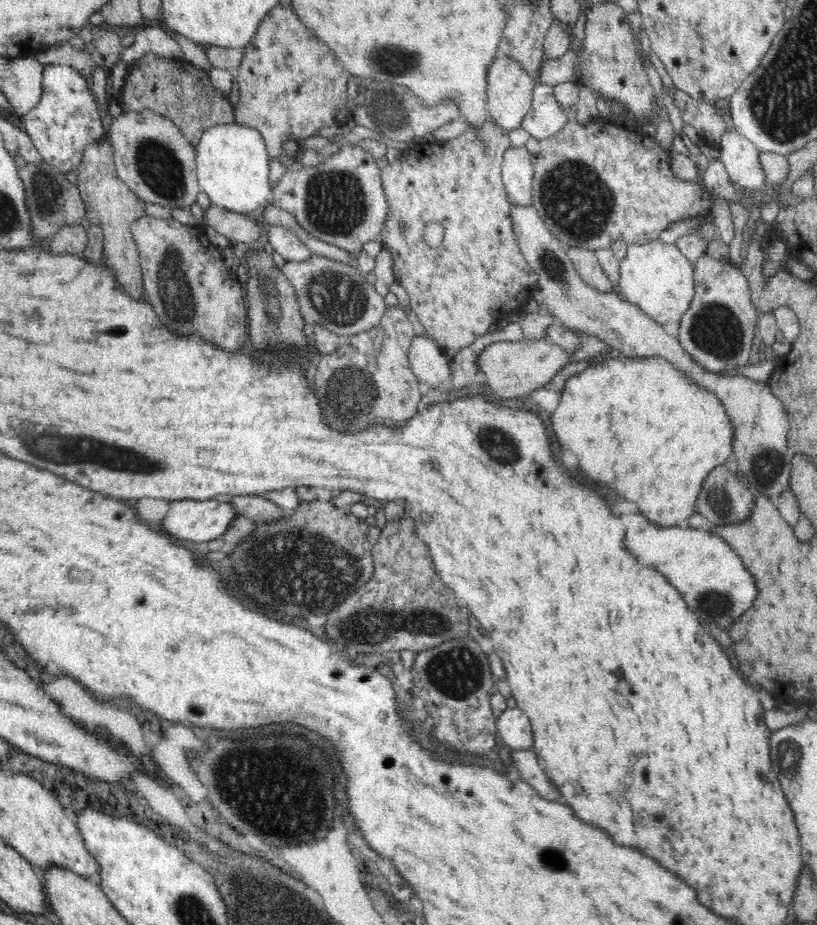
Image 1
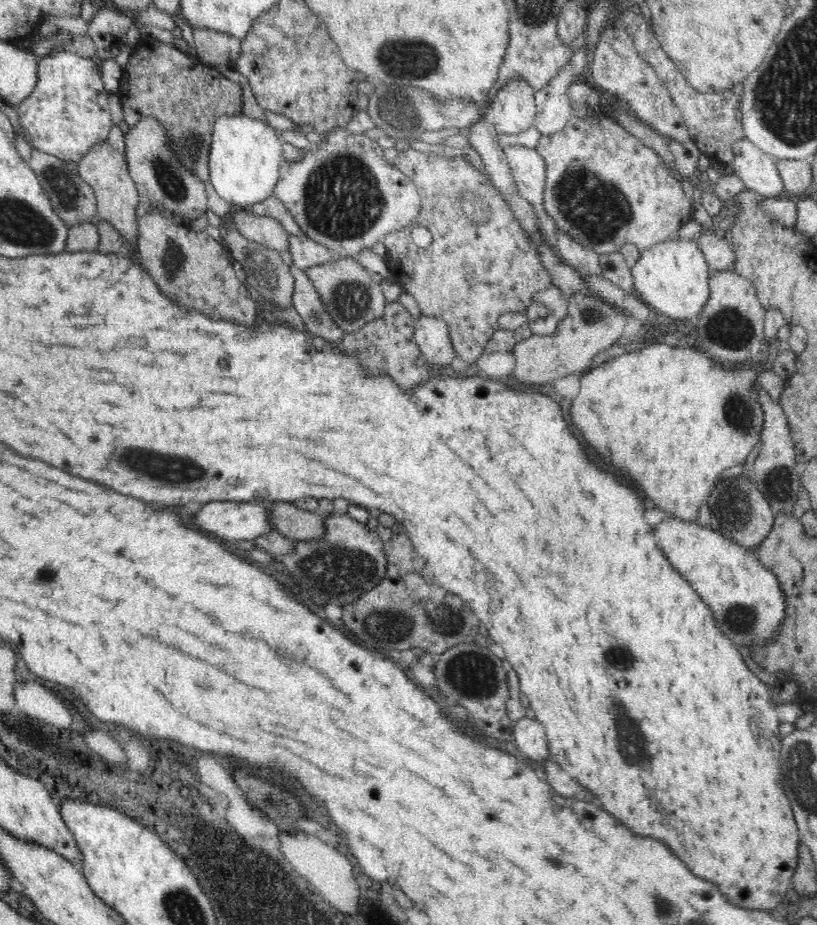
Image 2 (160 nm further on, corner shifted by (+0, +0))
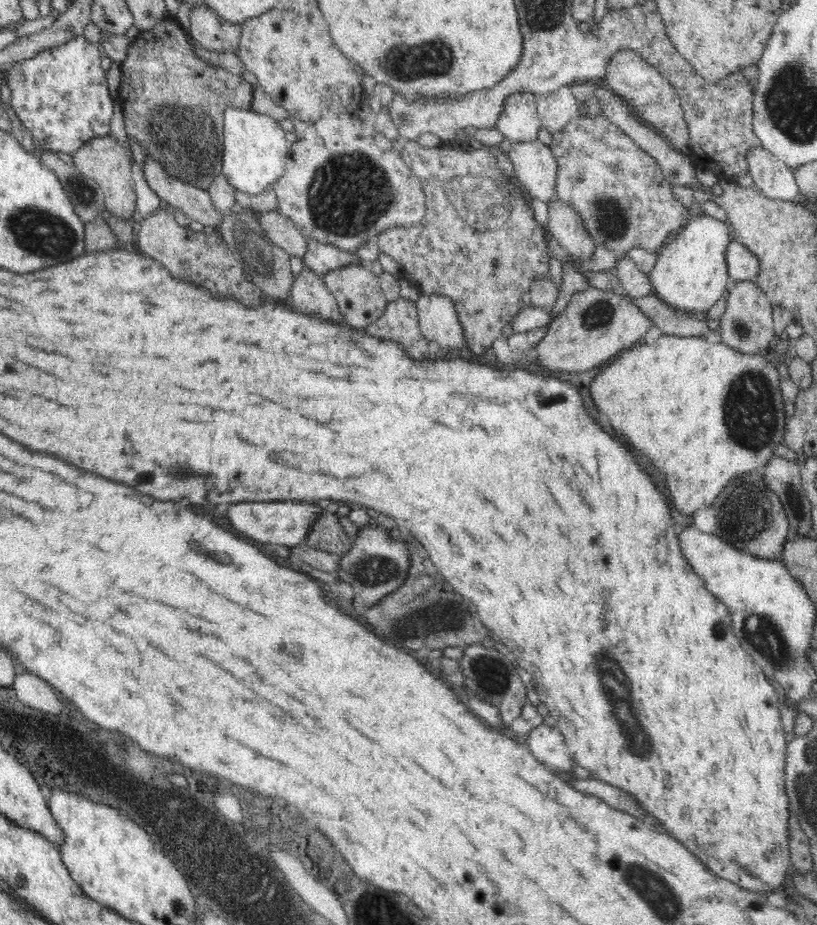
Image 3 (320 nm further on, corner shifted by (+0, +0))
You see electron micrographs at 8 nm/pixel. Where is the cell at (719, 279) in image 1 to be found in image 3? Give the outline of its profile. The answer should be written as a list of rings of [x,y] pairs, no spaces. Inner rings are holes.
[[[736,281],[731,283],[727,292],[726,309],[720,317],[716,330],[720,333],[722,342],[743,354],[763,354],[774,340],[774,323],[772,323],[772,308],[766,293],[752,281]]]

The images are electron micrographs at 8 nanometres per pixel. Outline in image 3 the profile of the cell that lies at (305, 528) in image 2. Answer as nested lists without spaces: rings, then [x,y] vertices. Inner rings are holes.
[[[328,511],[320,512],[320,516],[316,516],[305,542],[311,547],[337,555],[348,552],[352,546],[352,540],[344,532],[336,514]]]

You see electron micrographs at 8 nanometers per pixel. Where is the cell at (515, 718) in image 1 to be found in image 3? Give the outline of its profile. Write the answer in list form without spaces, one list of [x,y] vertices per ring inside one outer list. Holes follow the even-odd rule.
[[[538,724],[532,728],[528,736],[525,736],[525,746],[530,753],[552,770],[570,772],[574,761],[568,753],[568,745],[564,741],[564,735],[554,727]]]

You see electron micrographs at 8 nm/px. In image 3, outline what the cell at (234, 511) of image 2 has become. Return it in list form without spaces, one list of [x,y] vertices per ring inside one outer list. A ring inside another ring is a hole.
[[[291,500],[244,502],[234,503],[227,510],[227,519],[238,534],[248,536],[250,540],[272,542],[272,544],[282,544],[290,547],[306,541],[316,516],[320,516],[320,512],[323,511],[323,508],[316,502]]]

